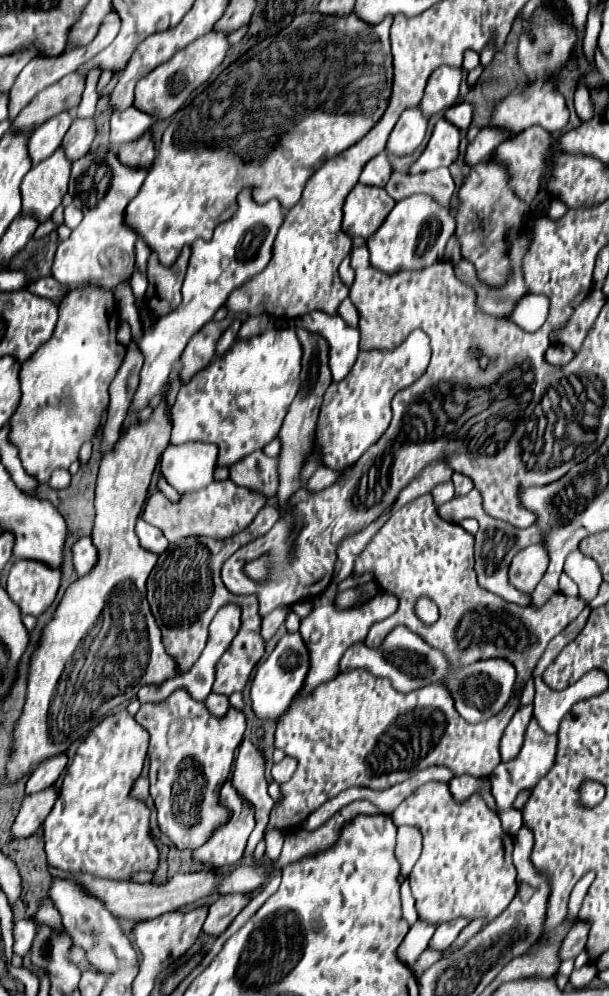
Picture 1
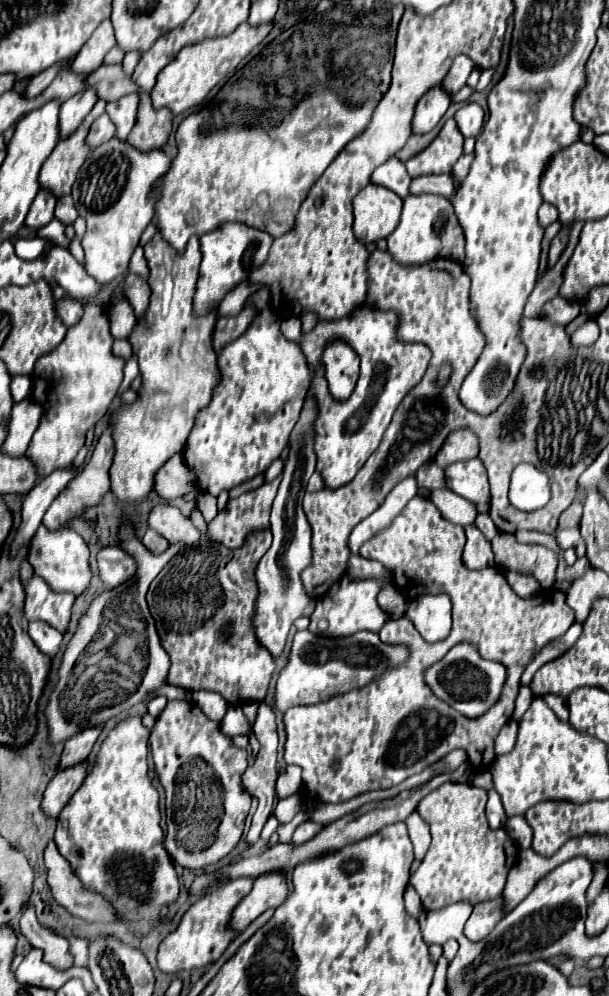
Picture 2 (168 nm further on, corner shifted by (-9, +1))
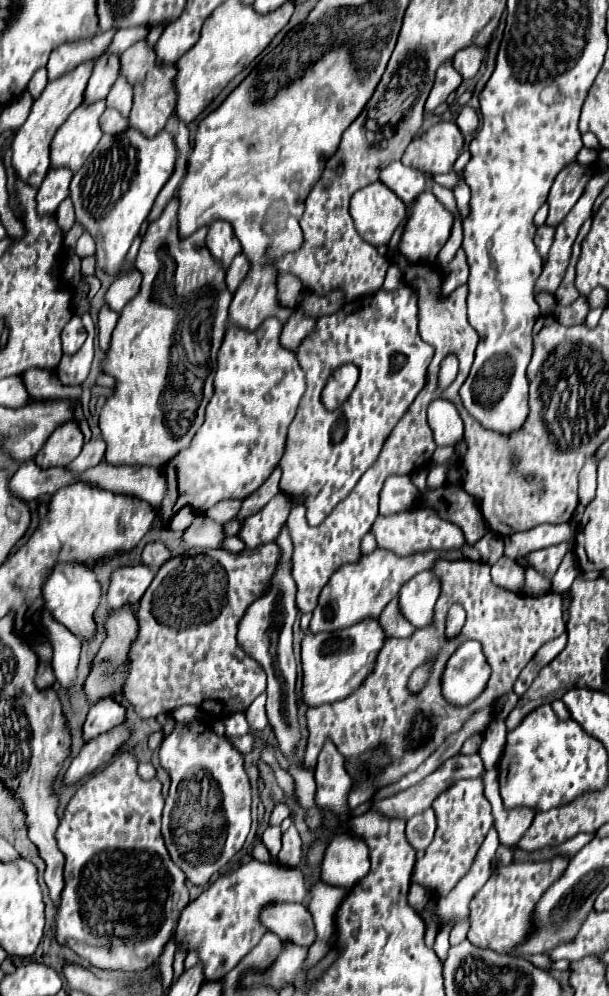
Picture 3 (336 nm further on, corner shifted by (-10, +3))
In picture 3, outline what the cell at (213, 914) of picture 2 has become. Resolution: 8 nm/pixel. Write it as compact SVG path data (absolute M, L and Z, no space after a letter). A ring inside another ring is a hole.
M251 860L235 872L219 876L197 900L181 914L175 940L185 948L199 948L207 980L221 980L231 972L263 938L267 928L261 924L261 910L281 902L307 902L303 872L281 862L263 864Z

